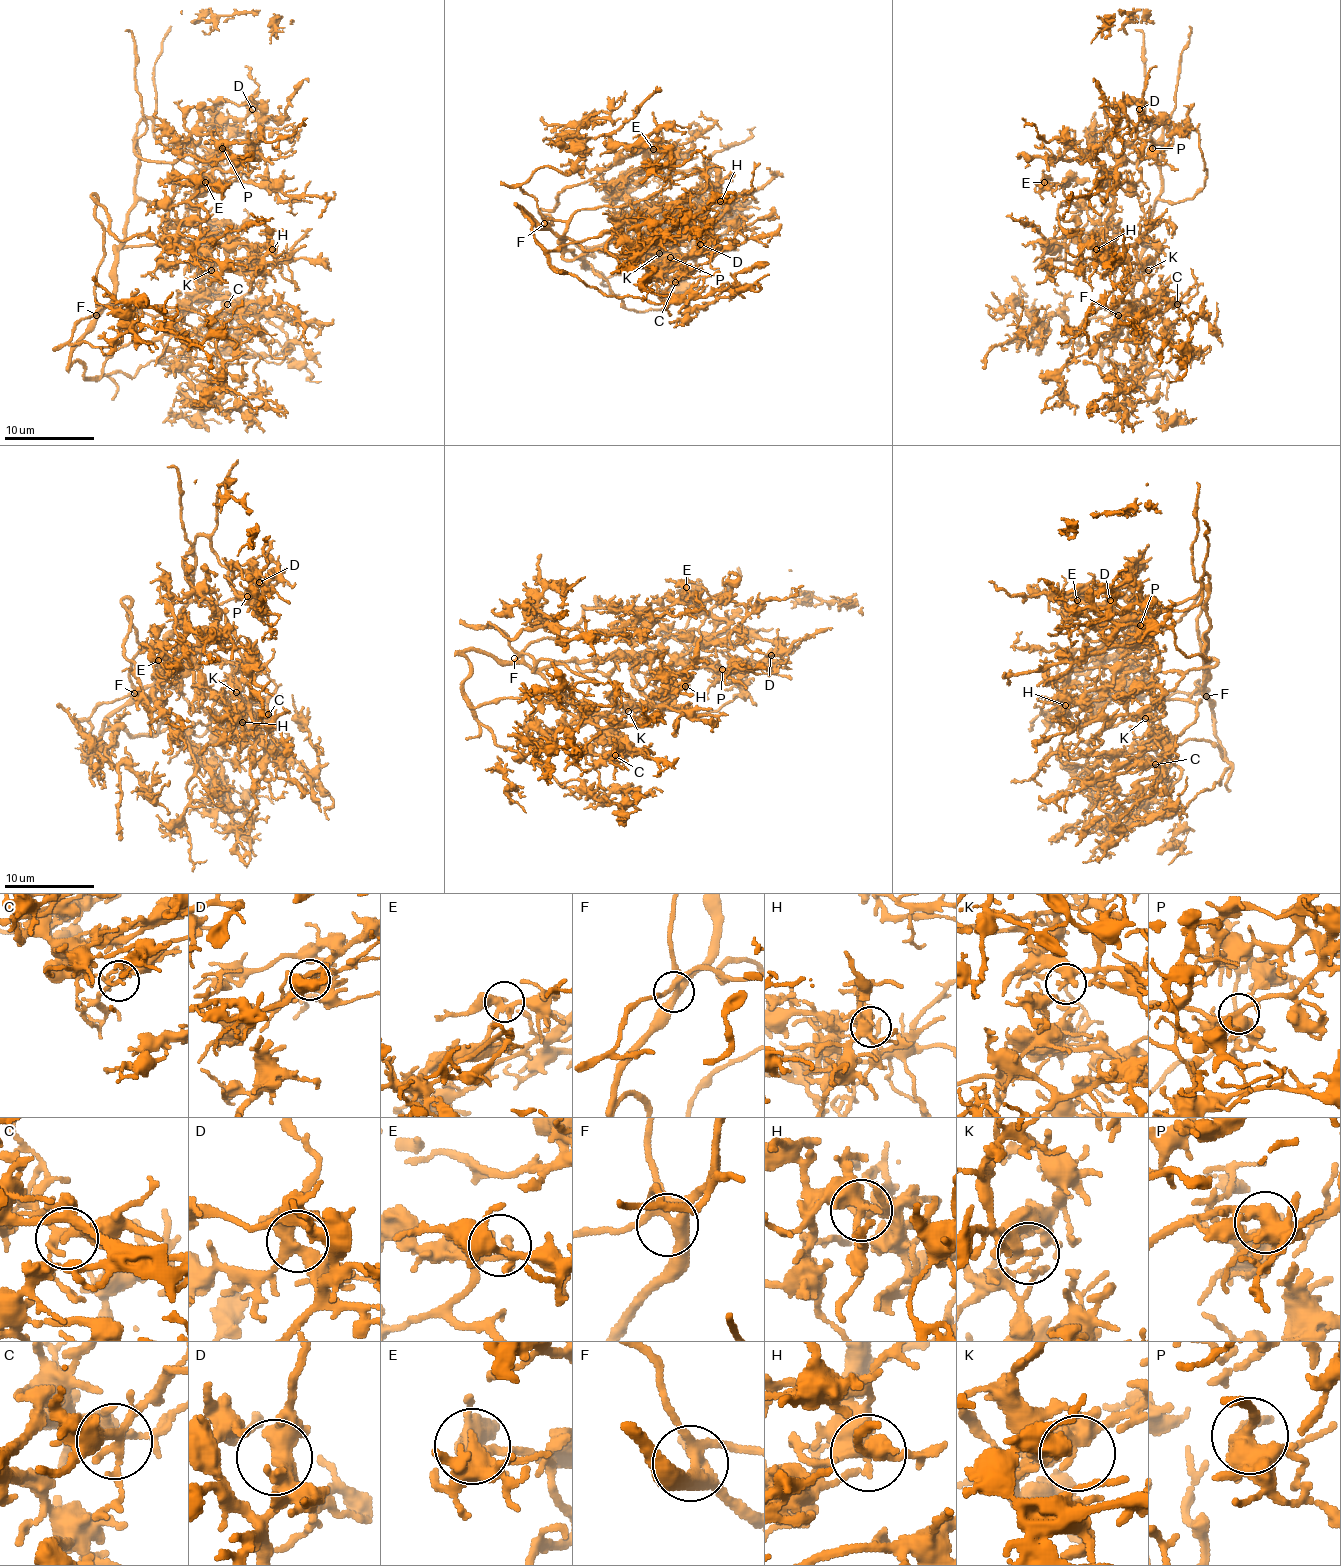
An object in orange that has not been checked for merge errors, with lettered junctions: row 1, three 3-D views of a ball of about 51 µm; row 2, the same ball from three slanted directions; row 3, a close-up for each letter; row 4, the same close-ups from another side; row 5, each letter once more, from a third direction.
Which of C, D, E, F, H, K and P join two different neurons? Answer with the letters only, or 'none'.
none

